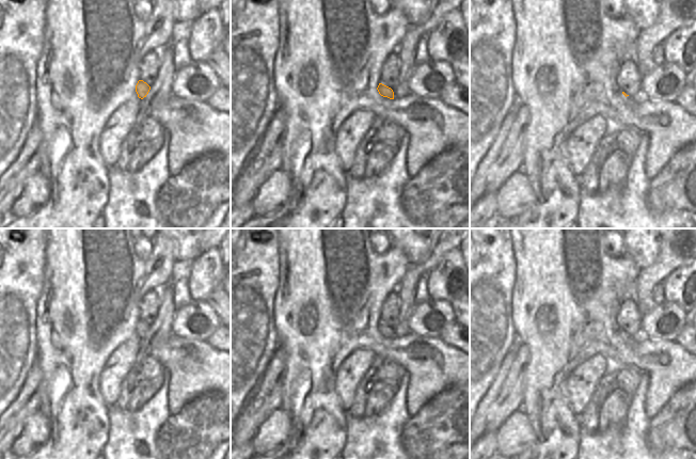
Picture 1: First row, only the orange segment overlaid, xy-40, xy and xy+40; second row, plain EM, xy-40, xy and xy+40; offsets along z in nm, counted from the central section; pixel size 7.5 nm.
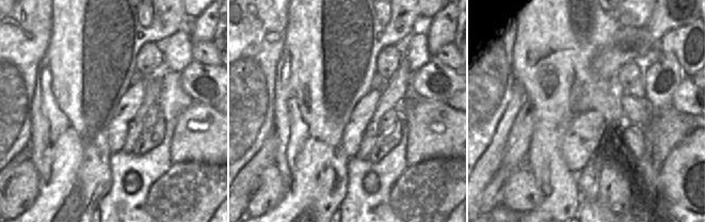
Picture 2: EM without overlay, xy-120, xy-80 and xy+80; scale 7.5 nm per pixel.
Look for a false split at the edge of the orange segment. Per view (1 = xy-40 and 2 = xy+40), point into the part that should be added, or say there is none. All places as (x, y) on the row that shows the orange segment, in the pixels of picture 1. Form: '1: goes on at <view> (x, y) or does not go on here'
1: does not go on here
2: goes on at xy+40 (629, 99)

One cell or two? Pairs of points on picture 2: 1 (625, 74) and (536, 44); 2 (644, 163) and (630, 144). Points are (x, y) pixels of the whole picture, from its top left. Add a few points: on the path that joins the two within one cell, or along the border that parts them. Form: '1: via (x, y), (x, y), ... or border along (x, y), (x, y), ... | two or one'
1: border along (614, 76), (624, 92) | two
2: border along (643, 131), (646, 146), (638, 159) | two

